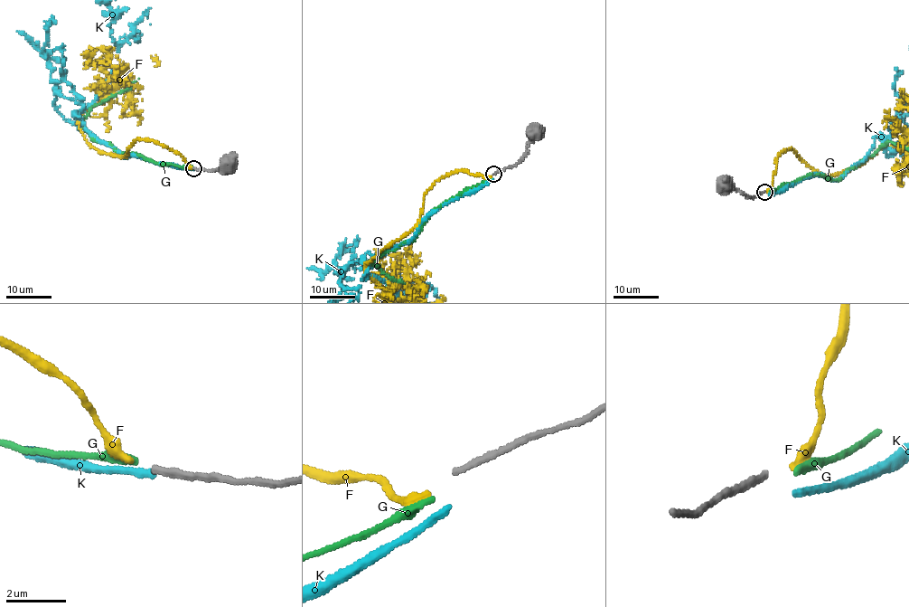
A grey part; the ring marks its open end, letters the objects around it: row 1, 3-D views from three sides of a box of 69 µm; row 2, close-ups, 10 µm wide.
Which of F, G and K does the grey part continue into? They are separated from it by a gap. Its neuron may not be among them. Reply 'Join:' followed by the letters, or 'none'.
Join: F

